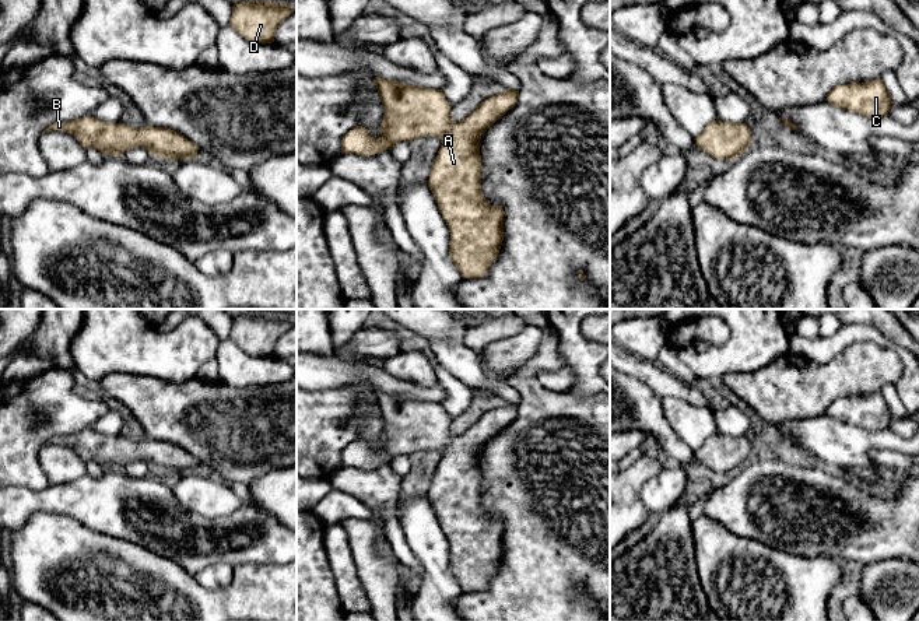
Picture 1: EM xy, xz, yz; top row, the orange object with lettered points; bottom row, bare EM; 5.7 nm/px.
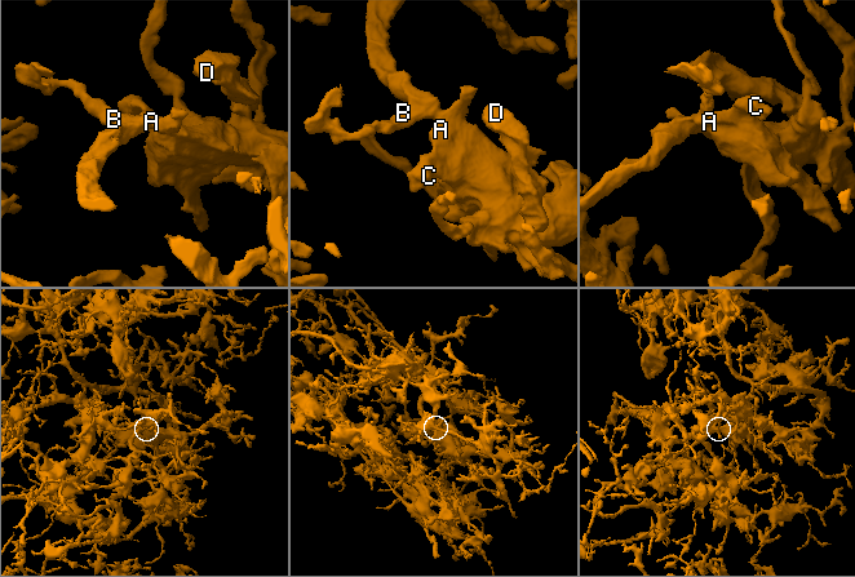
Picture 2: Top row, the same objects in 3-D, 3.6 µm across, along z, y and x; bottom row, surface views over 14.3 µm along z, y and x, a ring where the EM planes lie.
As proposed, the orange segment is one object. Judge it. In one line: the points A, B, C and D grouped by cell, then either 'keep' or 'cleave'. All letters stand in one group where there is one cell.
A B C D; keep

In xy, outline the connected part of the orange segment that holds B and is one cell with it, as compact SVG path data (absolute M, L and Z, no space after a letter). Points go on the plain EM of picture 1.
M92 429L53 436L43 443L67 445L84 463L95 462L104 469L123 469L133 462L145 462L152 470L169 474L197 471L197 459L183 448L166 441L145 439L134 442L123 436L108 436Z

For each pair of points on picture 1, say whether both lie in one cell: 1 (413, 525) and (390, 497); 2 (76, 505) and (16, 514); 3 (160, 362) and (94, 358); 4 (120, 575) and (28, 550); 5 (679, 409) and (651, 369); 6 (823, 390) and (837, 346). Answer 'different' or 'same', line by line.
1: different
2: same
3: same
4: same
5: different
6: different

